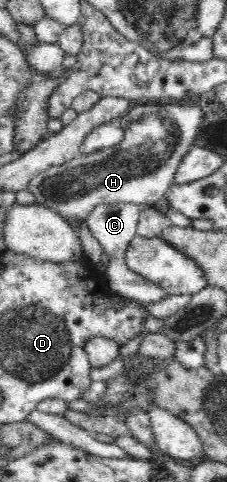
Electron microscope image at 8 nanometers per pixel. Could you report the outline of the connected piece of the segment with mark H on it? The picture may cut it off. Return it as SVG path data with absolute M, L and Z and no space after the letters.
M184 100L175 103L133 104L128 113L117 120L122 126L124 139L114 147L117 154L100 155L100 150L88 155L78 154L72 161L62 165L52 166L34 176L27 190L36 197L36 204L56 211L63 219L86 222L91 212L100 205L115 205L132 203L143 208L158 202L166 190L173 185L173 179L182 158L192 147L192 141L202 123L203 113L196 103L185 103Z

